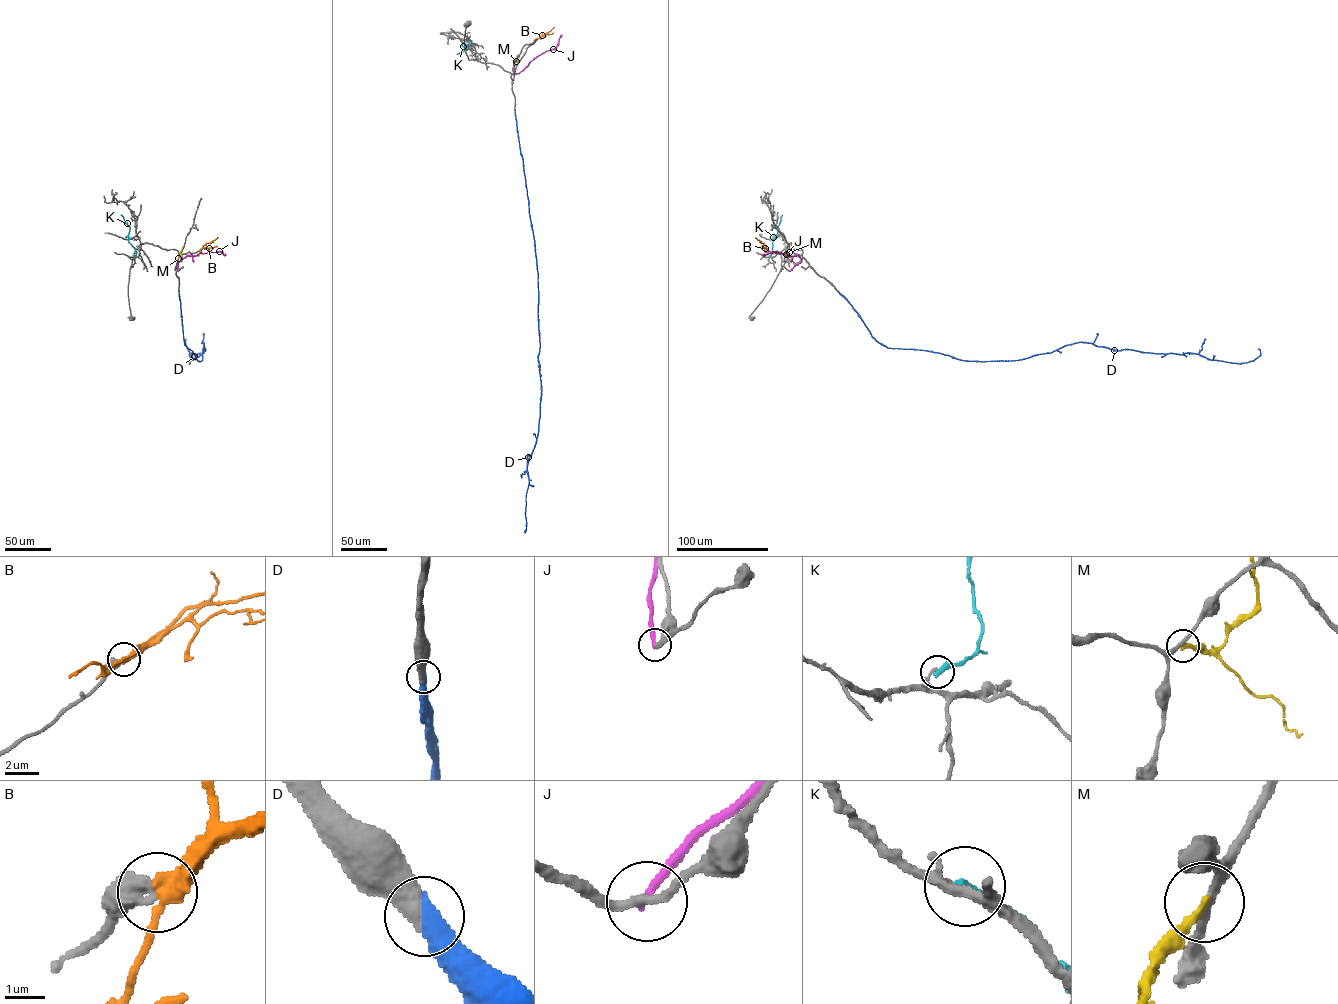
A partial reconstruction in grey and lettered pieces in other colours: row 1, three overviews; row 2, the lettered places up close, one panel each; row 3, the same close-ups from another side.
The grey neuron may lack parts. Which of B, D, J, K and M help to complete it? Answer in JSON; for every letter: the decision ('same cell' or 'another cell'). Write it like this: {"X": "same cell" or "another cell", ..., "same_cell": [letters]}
{"B": "another cell", "D": "same cell", "J": "another cell", "K": "another cell", "M": "another cell", "same_cell": ["D"]}

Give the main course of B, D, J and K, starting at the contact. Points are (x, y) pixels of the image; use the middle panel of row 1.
B: (537, 39), (554, 27)
D: (515, 111), (536, 259), (538, 361), (541, 388), (538, 434), (527, 465), (524, 530)
J: (513, 62), (514, 72), (518, 73), (535, 57), (554, 49), (561, 34)
K: (470, 41), (471, 44), (464, 45), (465, 50), (456, 54)

